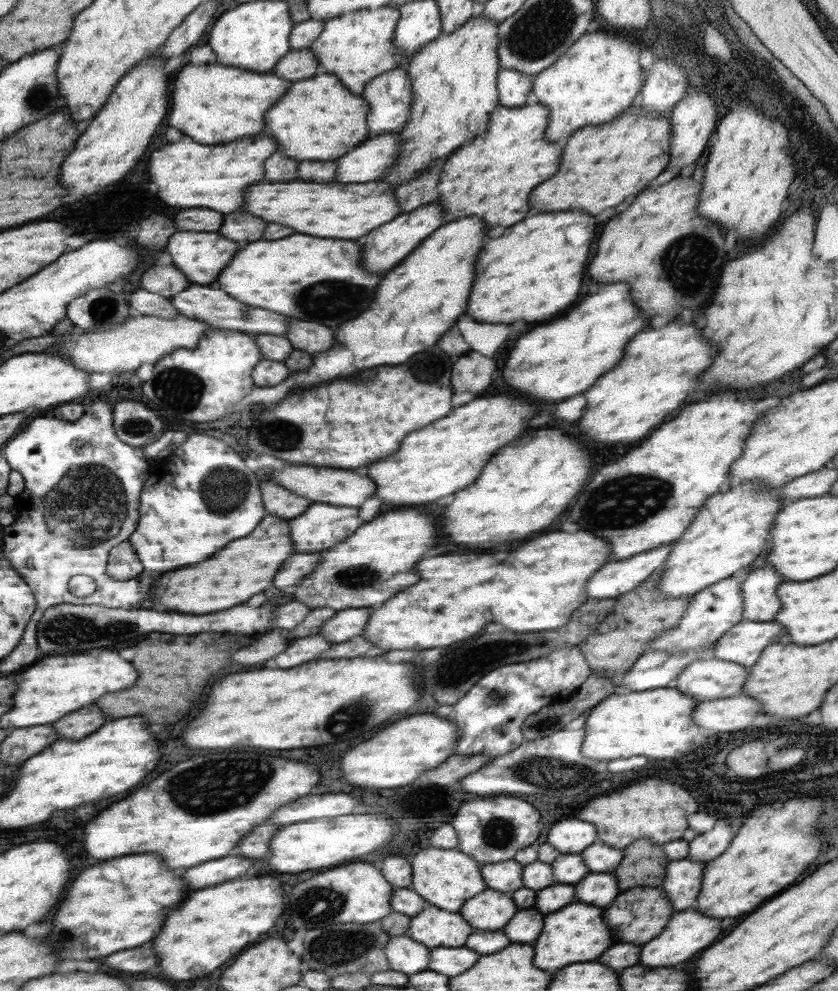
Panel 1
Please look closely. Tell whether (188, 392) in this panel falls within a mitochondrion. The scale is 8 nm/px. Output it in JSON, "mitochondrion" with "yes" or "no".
{"mitochondrion":"yes"}

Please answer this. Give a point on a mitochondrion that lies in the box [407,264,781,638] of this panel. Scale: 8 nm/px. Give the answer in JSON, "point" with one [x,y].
{"point":[627,501]}

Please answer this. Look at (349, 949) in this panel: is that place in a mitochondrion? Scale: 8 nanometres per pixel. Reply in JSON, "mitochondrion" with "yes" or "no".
{"mitochondrion":"yes"}

